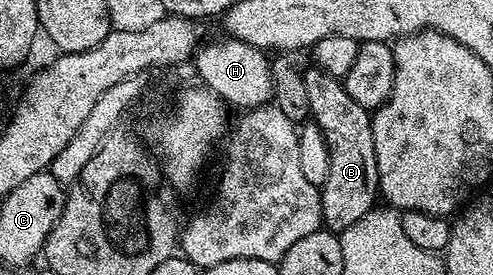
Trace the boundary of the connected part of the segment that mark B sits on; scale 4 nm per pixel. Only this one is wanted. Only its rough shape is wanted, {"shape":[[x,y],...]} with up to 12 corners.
{"shape":[[303,70],[327,145],[322,225],[377,202],[371,114],[342,81]]}

